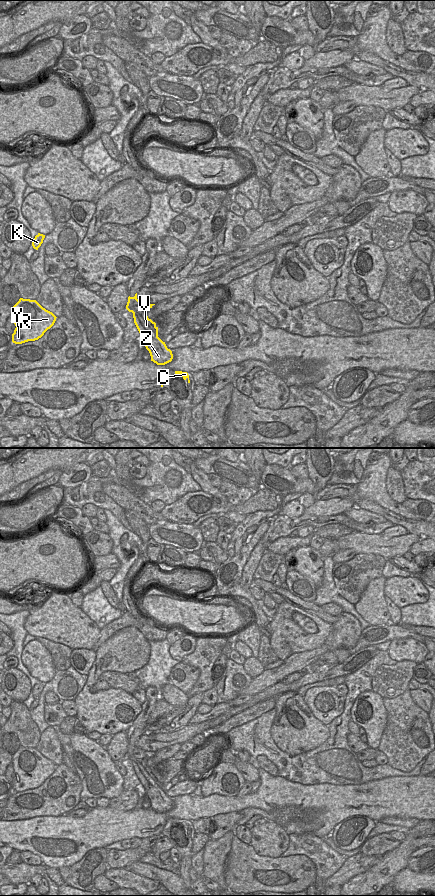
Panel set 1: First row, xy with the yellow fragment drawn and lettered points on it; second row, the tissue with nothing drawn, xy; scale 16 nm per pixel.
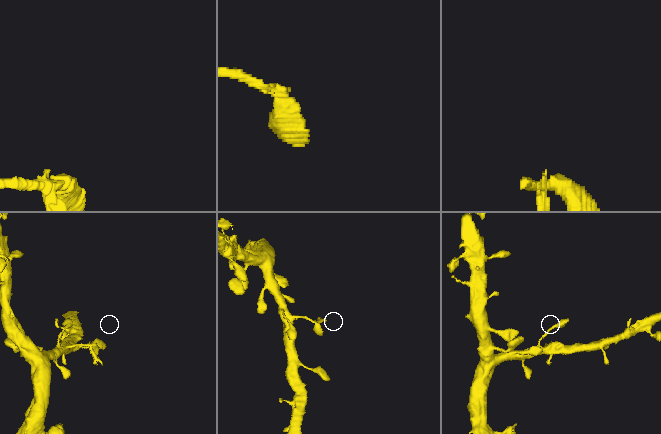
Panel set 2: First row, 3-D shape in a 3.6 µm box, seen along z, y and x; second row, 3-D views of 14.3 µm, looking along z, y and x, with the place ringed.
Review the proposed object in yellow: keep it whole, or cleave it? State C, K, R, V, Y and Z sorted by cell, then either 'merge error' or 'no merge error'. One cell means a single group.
C V Z / K R Y | merge error

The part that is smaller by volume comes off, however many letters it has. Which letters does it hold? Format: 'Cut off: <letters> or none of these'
Cut off: C, V, Z

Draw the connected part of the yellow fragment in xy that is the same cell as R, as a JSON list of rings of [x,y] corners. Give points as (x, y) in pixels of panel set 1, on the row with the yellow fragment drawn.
[[[23,298],[12,307],[11,315],[16,326],[12,334],[12,342],[15,344],[38,340],[54,325],[57,318],[36,300]]]

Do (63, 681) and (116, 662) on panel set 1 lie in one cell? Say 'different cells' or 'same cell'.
different cells

